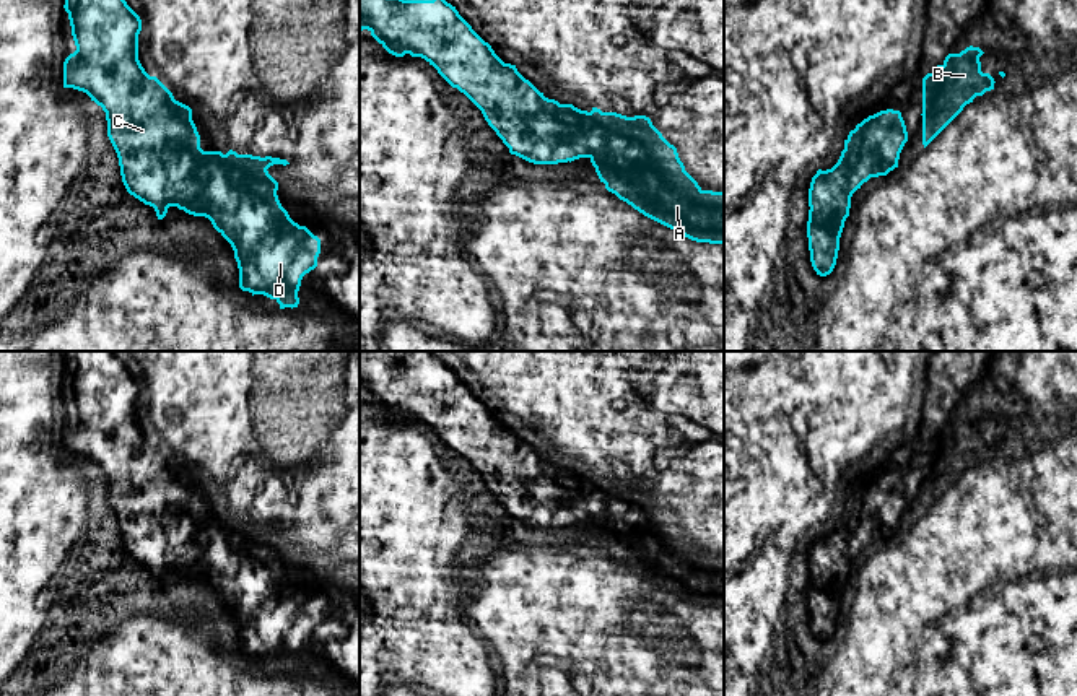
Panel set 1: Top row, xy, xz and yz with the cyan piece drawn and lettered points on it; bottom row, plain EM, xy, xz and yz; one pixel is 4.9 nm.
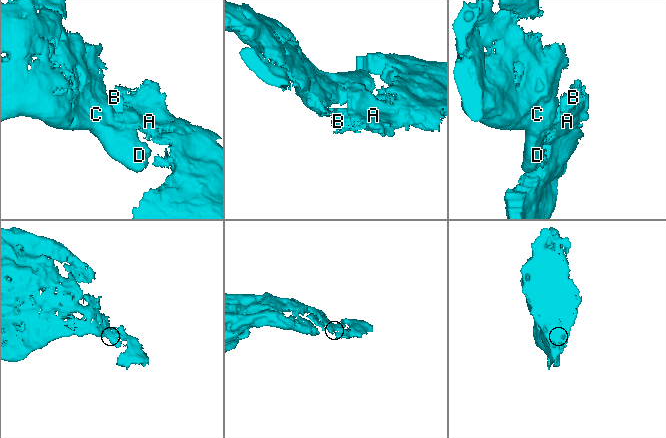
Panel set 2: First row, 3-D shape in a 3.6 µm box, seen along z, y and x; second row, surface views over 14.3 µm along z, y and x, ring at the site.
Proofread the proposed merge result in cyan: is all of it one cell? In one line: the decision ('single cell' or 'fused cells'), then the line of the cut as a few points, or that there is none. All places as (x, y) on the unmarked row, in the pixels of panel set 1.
single cell | no cut

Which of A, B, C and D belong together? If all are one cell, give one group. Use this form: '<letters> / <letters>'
A B C D

